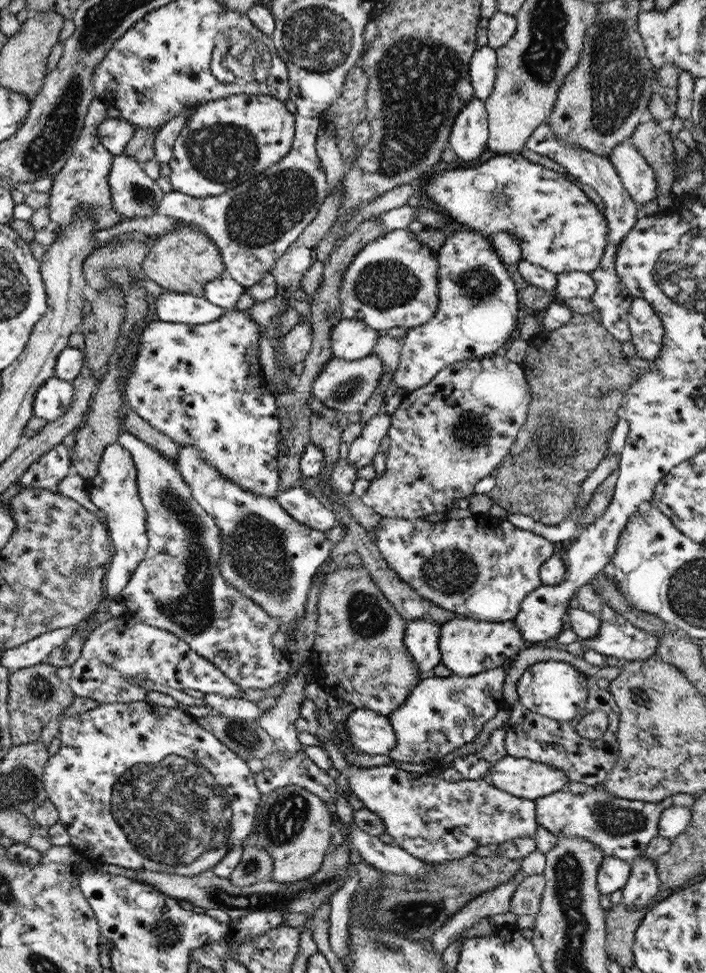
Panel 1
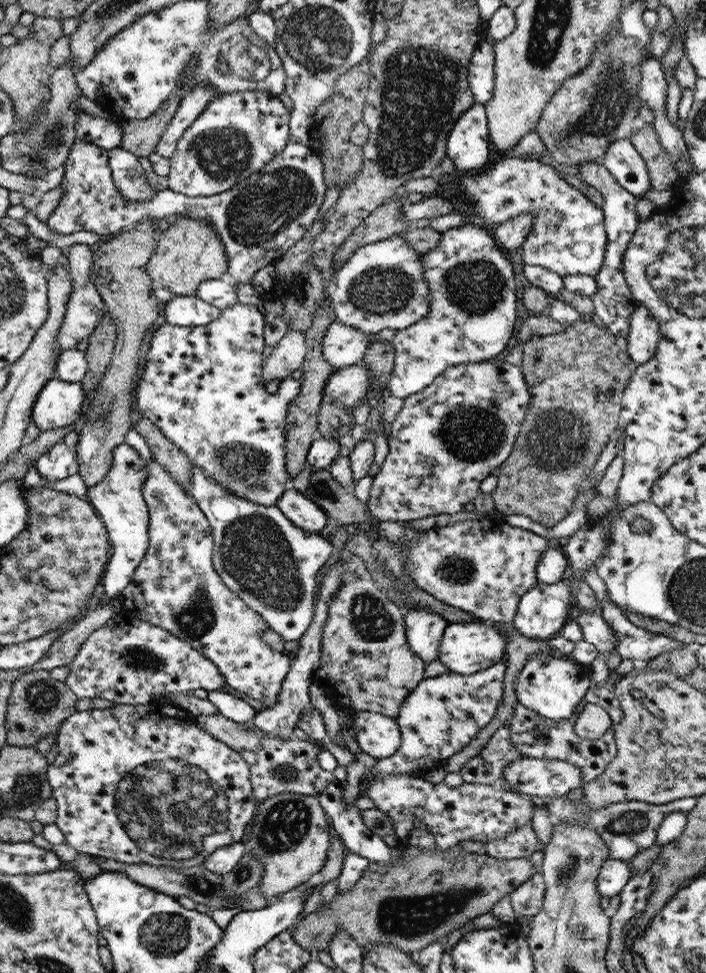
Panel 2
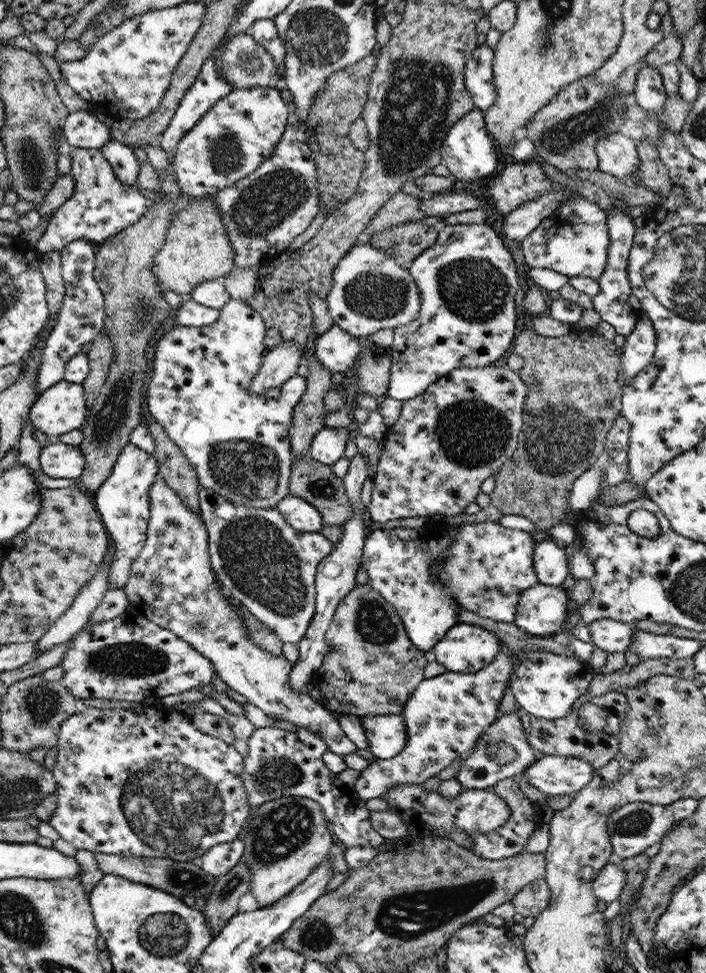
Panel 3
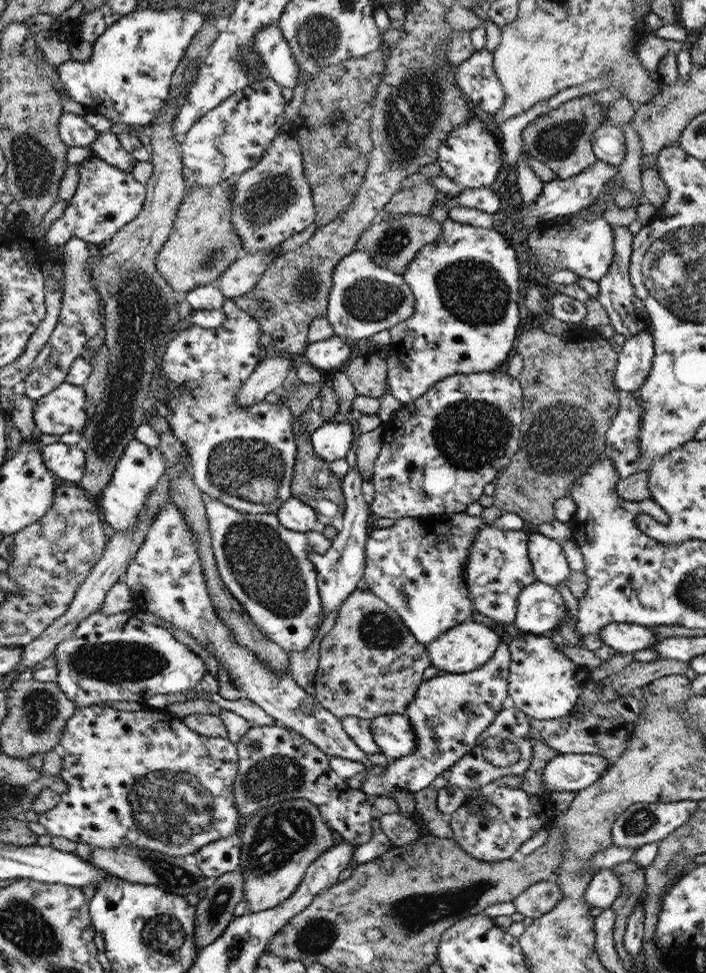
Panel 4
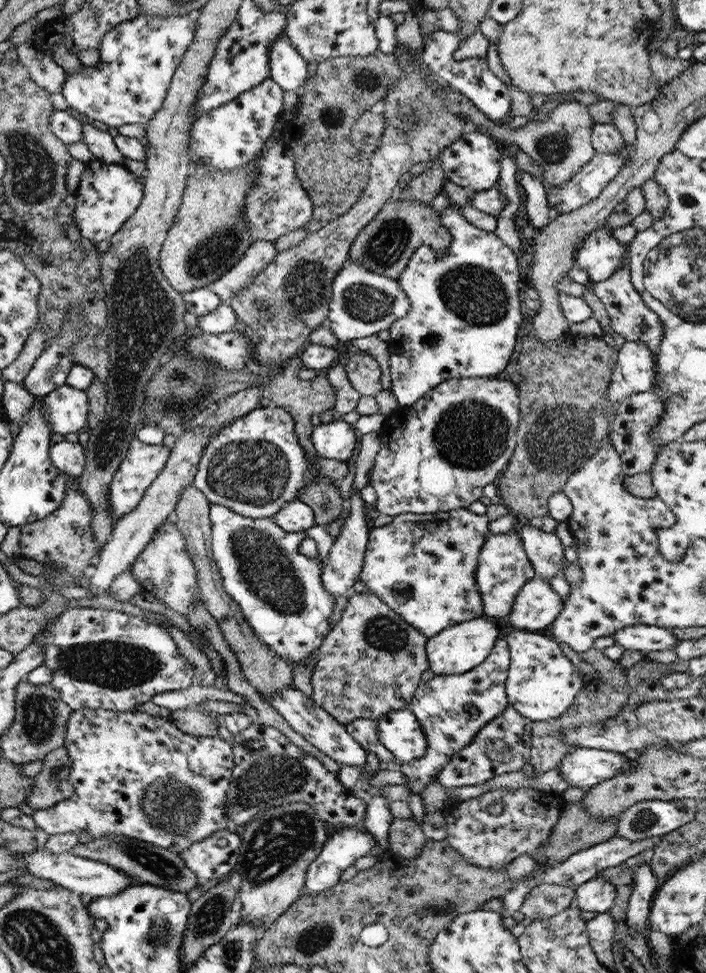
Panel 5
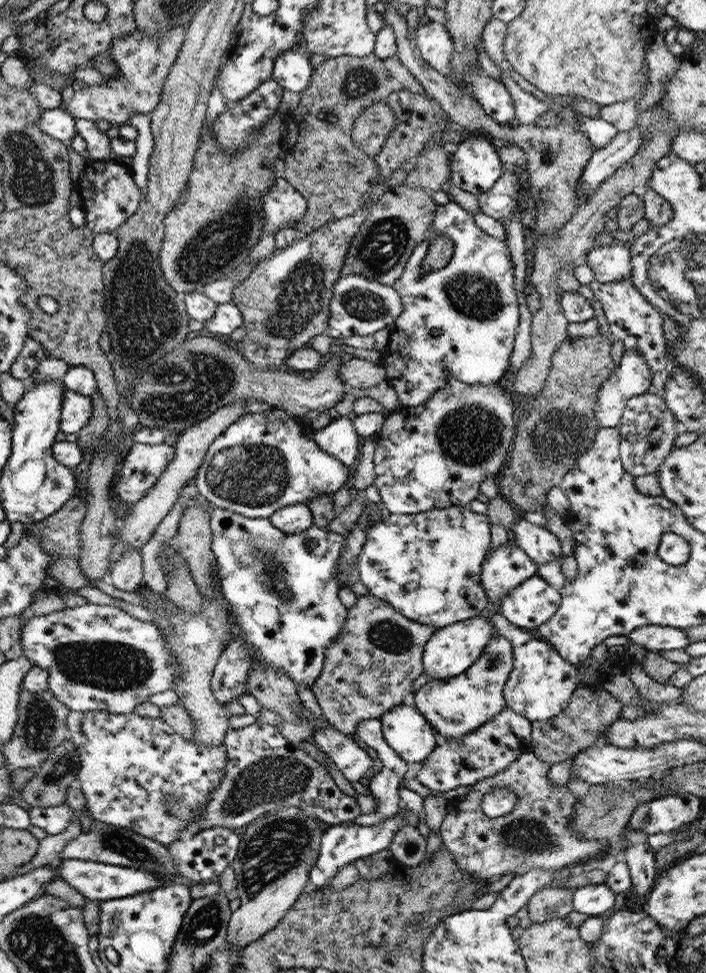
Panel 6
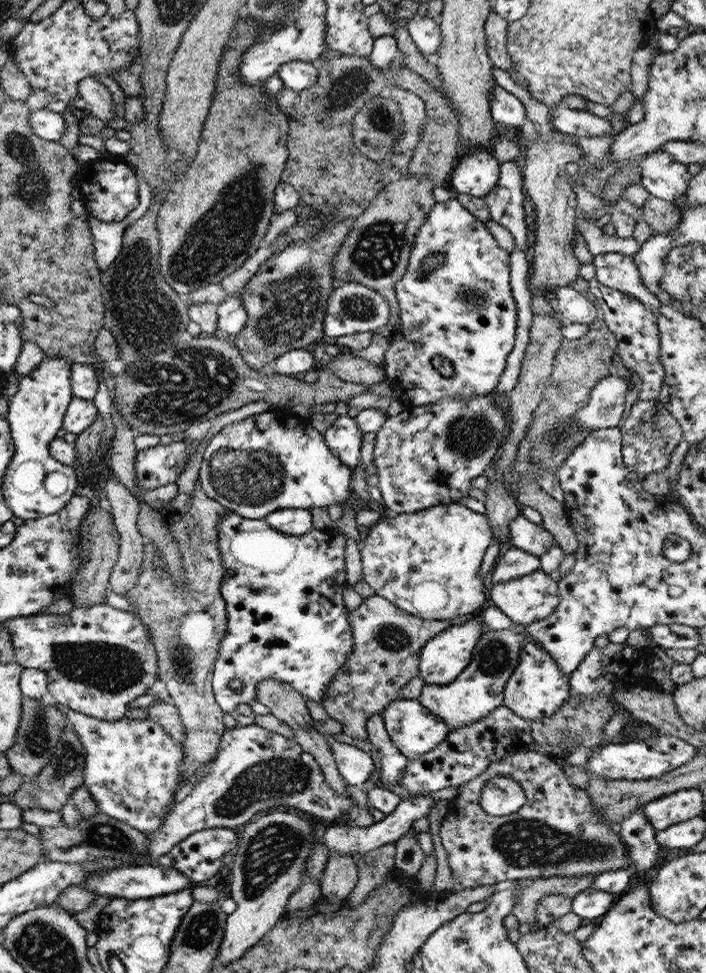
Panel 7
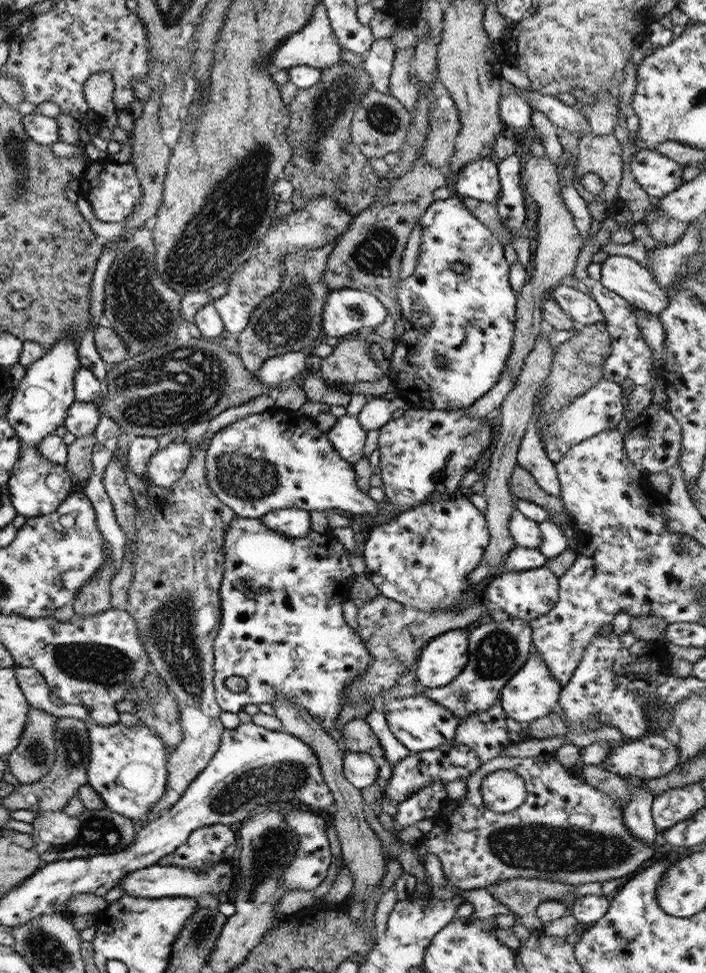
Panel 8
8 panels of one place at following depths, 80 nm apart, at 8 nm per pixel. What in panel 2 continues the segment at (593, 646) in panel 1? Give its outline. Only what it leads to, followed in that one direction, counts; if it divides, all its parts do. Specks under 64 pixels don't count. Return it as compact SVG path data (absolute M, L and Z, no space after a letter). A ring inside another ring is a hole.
M585 569L581 575L580 580L587 583L591 590L594 592L596 600L600 602L600 615L603 620L609 624L612 628L612 632L615 632L617 642L615 642L614 652L617 653L621 658L629 658L636 664L648 663L652 658L659 654L665 654L665 652L673 652L673 650L681 650L683 646L687 644L679 643L679 641L673 641L671 638L667 638L663 635L654 634L631 624L622 610L607 598L607 591L603 582L596 576L596 572L593 569Z

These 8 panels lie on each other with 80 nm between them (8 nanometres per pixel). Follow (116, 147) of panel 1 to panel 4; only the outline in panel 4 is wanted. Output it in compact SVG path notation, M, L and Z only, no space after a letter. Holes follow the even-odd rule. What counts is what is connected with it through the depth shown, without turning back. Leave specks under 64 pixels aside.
M61 113L57 123L57 132L59 138L65 146L85 146L90 144L97 138L98 133L81 115L75 113Z

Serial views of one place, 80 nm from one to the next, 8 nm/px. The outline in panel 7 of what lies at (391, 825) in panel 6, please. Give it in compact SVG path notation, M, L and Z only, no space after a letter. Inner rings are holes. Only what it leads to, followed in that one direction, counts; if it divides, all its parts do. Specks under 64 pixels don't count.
M426 793L415 794L414 799L400 800L394 810L386 814L380 821L372 823L368 827L342 827L341 825L333 824L327 827L322 835L322 844L324 848L338 854L345 854L353 857L354 854L365 854L370 850L375 850L383 844L396 841L401 835L407 833L411 829L411 825L419 817L426 816L428 810L431 810L433 799Z

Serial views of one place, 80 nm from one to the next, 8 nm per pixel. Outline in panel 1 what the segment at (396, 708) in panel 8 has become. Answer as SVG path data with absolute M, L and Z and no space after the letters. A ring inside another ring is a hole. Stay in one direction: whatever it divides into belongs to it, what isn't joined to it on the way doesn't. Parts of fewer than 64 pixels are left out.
M353 709L343 722L351 744L365 754L388 754L394 747L395 735L386 716L372 710Z

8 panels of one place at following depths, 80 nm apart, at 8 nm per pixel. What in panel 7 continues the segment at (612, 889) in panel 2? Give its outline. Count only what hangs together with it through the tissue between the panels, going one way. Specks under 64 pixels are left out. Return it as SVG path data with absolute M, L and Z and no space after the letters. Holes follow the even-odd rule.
M589 886L573 896L571 912L583 919L583 922L599 920L614 904L614 896Z

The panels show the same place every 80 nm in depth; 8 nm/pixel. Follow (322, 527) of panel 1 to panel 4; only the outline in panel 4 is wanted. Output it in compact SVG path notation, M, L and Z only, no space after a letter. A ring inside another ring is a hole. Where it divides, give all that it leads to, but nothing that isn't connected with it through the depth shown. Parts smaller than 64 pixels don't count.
M288 498L275 513L277 522L286 530L308 532L320 529L314 511L299 499Z

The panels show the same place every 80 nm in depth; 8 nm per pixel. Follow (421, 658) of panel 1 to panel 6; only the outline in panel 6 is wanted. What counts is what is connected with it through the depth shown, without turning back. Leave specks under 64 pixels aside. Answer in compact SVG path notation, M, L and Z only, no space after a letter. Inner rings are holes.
M449 506L443 509L432 509L418 514L391 514L379 523L365 529L365 543L361 547L356 560L359 582L365 586L368 593L379 600L388 602L394 609L409 620L414 620L425 626L433 626L433 629L441 629L467 618L485 615L490 610L490 605L480 585L481 564L484 562L486 552L490 544L490 523L486 514L475 514L468 507Z

